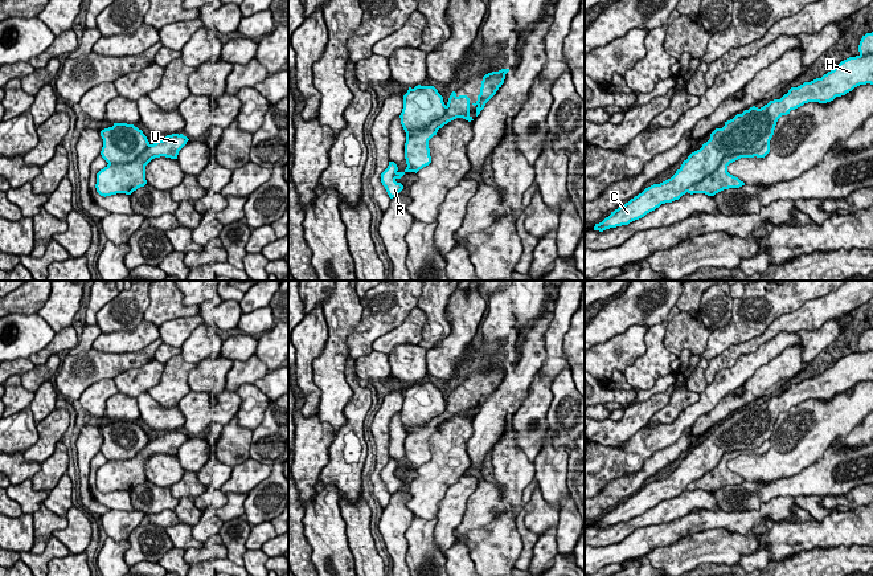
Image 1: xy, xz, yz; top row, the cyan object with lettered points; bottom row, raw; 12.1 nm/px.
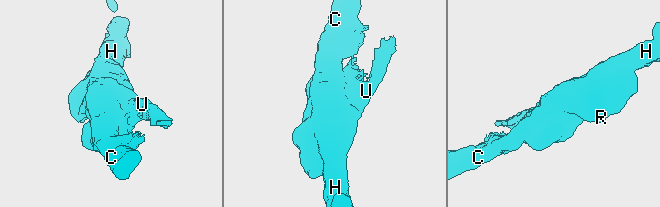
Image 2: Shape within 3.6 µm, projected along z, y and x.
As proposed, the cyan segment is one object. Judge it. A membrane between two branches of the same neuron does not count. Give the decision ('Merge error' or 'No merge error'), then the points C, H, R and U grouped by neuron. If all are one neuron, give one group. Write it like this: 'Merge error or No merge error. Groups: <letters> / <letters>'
No merge error. Groups: C H R U

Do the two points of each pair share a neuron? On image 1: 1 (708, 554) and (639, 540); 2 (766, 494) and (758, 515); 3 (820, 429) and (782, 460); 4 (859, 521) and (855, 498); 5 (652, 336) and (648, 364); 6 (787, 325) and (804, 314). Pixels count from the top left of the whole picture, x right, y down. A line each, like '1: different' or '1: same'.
1: different
2: different
3: same
4: different
5: same
6: same

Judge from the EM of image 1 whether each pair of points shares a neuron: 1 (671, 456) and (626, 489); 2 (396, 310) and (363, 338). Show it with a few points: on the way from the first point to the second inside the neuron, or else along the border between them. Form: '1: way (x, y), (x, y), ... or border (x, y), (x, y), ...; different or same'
1: way (660, 460), (636, 478); same
2: way (388, 313), (371, 330); same

